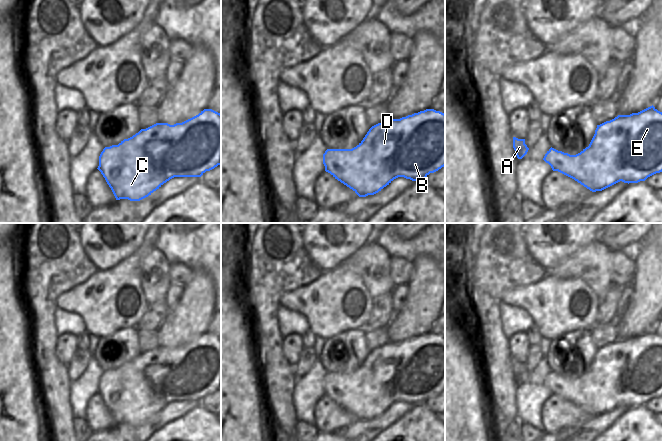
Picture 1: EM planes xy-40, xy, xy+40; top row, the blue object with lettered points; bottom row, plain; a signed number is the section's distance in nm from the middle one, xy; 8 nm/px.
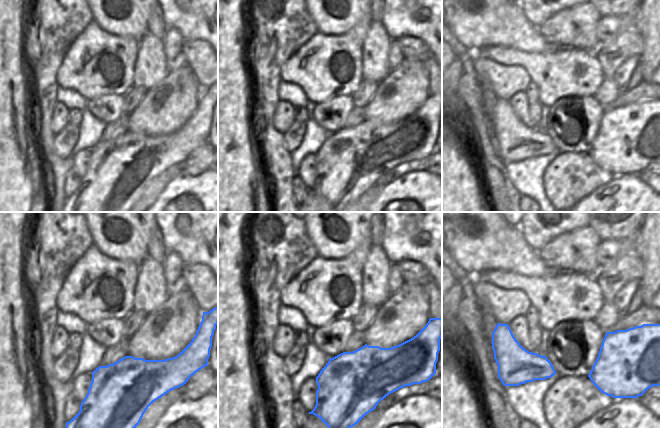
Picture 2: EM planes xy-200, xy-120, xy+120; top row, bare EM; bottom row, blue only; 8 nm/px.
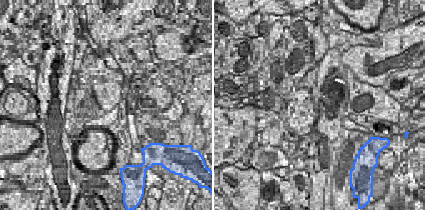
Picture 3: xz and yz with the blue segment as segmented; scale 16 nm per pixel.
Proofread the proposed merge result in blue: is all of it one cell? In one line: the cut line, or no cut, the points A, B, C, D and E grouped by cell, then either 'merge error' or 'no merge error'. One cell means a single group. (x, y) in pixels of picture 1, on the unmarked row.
no cut; A B C D E; no merge error

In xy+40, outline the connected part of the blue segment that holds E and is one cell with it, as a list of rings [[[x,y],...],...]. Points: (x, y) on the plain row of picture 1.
[[[653,329],[630,339],[618,339],[597,349],[588,371],[576,379],[550,372],[543,384],[592,416],[602,415],[620,405],[638,407],[662,396],[662,336]]]

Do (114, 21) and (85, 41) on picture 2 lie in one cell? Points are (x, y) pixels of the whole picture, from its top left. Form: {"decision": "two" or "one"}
{"decision": "two"}

